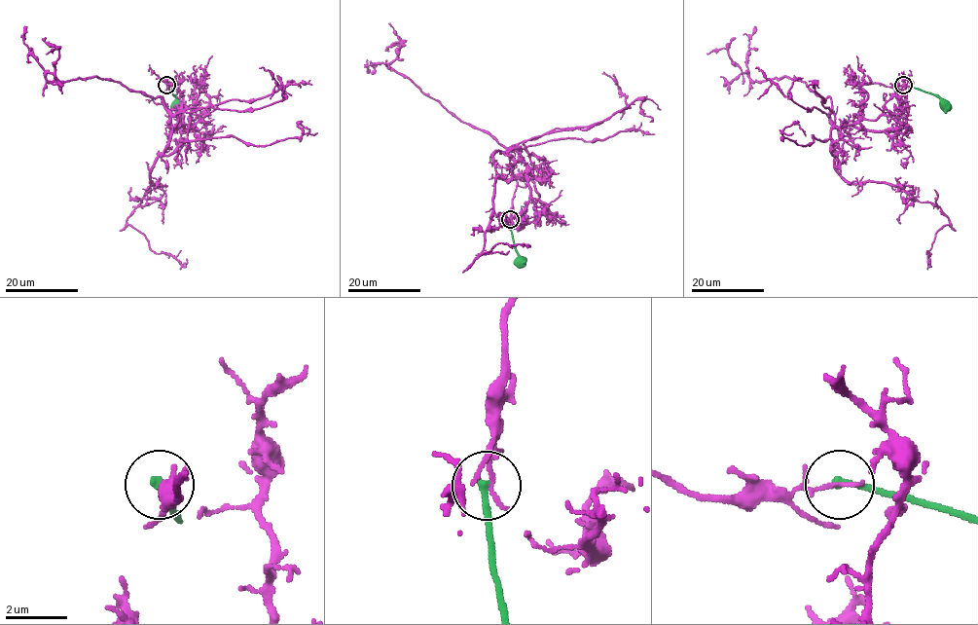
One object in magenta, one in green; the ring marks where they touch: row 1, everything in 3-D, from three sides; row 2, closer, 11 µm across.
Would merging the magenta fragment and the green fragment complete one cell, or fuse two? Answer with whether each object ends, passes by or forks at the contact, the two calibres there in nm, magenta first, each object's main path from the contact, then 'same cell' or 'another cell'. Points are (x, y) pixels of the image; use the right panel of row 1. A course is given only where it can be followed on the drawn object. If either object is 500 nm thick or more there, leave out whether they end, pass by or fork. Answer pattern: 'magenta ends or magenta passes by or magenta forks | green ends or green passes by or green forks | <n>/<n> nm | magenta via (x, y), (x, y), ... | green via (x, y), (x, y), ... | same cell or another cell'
magenta ends | green ends | 160/240 nm | magenta via (903, 85), (862, 84), (859, 118), (835, 127), (830, 145), (845, 179), (896, 185), (948, 218), (929, 258) | green via (903, 85), (934, 93), (945, 106) | another cell

